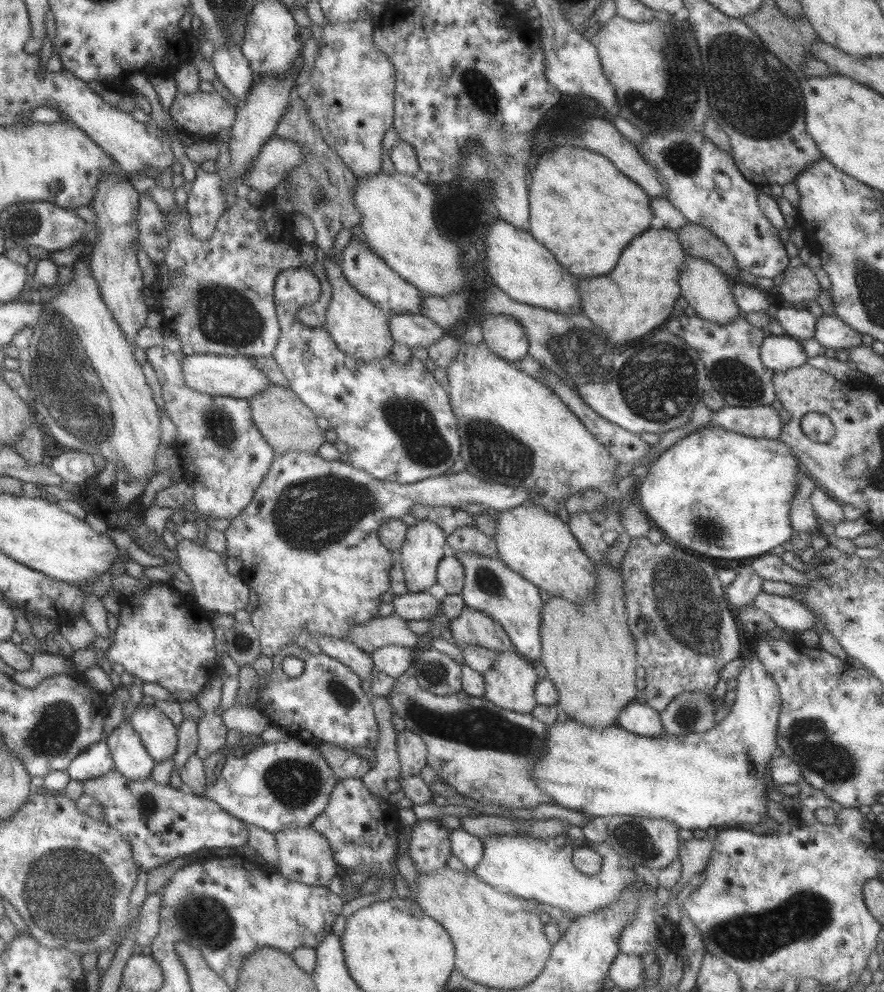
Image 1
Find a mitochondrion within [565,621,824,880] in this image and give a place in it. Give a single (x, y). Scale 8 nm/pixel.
(635, 839)

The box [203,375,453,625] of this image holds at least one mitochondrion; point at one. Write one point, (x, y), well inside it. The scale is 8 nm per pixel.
(311, 514)

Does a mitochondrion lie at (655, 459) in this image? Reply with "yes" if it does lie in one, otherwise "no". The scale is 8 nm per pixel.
no

